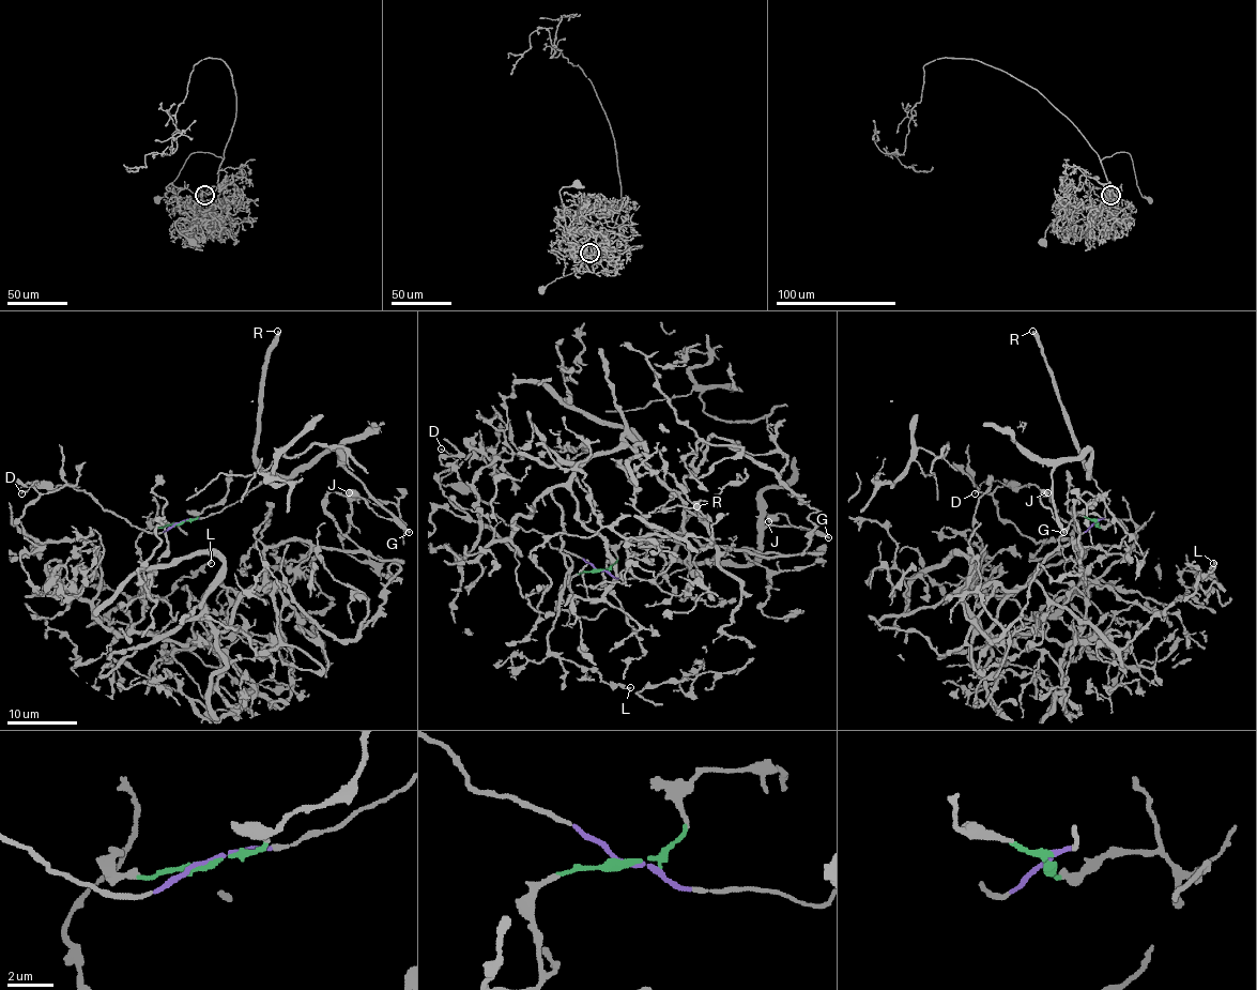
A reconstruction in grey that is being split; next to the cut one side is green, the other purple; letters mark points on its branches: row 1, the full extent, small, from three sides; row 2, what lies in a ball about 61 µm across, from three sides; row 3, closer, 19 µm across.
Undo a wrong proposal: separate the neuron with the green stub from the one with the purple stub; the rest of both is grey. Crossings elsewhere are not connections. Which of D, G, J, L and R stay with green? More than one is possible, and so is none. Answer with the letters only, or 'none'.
L

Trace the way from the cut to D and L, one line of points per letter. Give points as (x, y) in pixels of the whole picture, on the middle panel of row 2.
D: (599, 569), (580, 557), (551, 546), (536, 531), (525, 531), (502, 520), (458, 477), (455, 458), (441, 448)
L: (599, 569), (570, 580), (572, 605), (561, 610), (555, 606), (569, 570), (548, 644), (604, 682), (630, 687)

